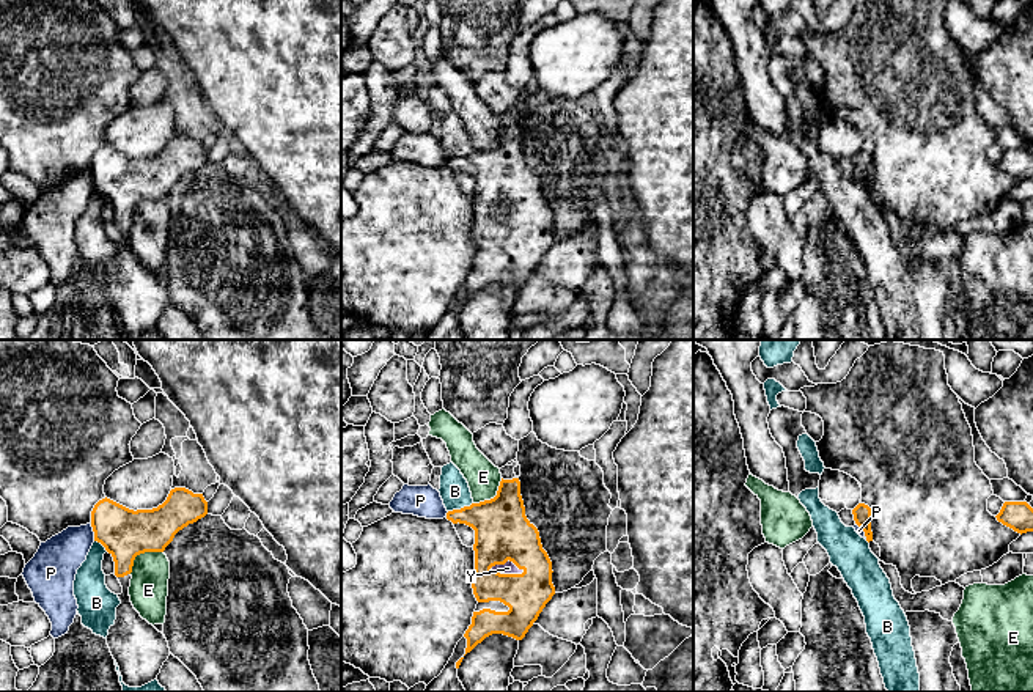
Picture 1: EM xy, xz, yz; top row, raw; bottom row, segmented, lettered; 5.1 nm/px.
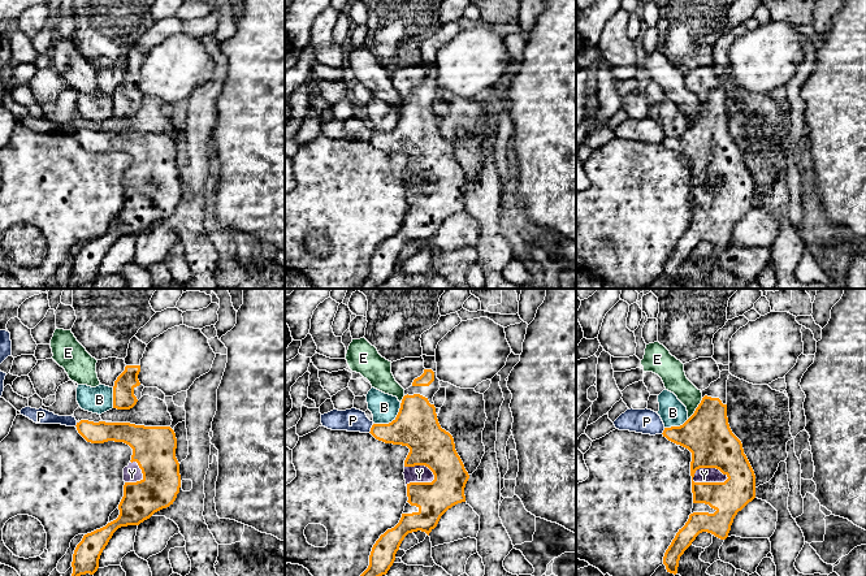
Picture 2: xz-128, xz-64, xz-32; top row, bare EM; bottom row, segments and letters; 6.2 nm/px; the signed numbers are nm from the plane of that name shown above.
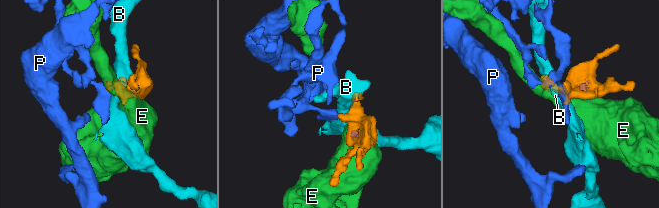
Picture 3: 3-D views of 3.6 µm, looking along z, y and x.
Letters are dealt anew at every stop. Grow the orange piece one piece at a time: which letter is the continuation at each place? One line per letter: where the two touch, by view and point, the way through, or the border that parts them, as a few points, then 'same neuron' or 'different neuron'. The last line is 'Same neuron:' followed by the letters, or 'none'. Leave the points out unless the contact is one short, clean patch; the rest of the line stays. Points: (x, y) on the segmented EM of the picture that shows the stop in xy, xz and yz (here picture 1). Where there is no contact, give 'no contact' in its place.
B: xz (461, 508) | different neuron
E: xy (140, 552) | different neuron
P: xy (93, 530) | along xy (90, 524), (95, 540) | different neuron
Y: xz (507, 574) | across xz (502, 532), (491, 568), (507, 574), (508, 568) | same neuron
Same neuron: Y

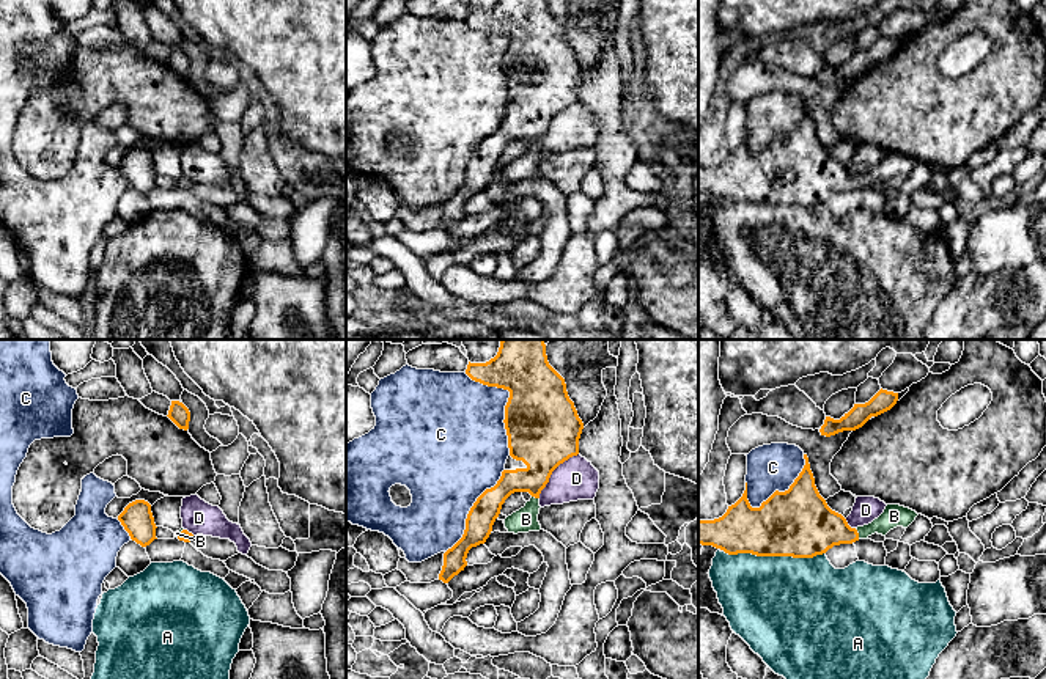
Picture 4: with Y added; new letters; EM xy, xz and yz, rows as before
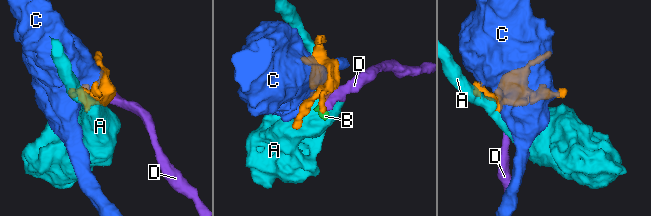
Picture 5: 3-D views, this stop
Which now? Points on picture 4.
A: yz (774, 555) | different neuron
B: yz (858, 533) | across yz (809, 528), (858, 533), (883, 525), (894, 516) | same neuron
C: xz (508, 401) | different neuron
D: xz (552, 470) | along xz (578, 453), (565, 459), (552, 472), (538, 497) | different neuron
Same neuron: B

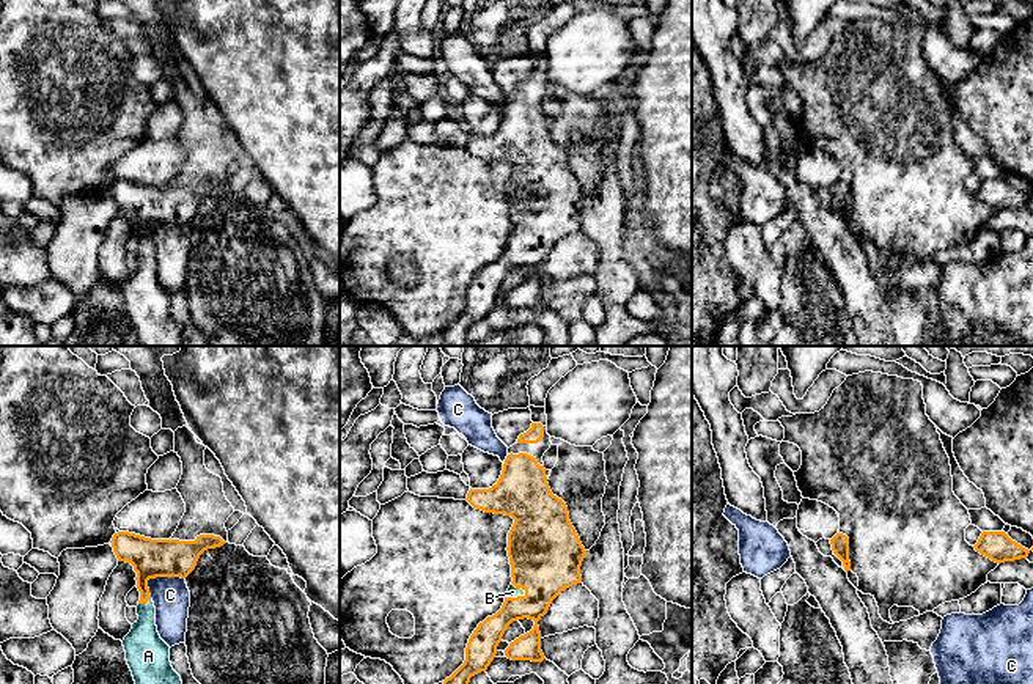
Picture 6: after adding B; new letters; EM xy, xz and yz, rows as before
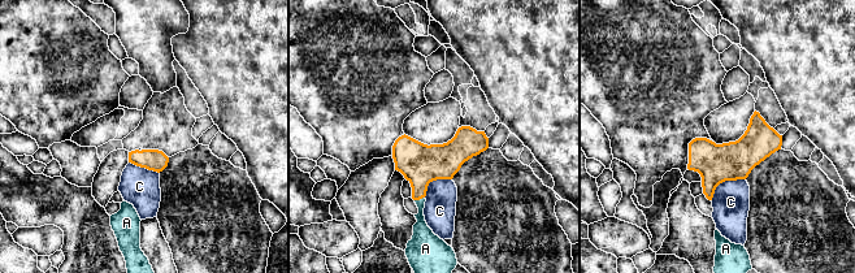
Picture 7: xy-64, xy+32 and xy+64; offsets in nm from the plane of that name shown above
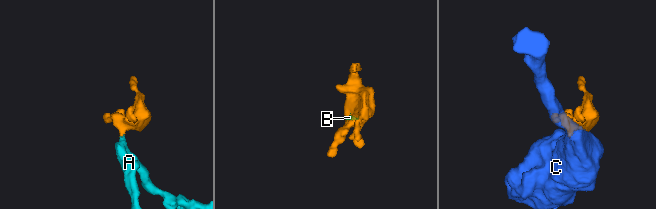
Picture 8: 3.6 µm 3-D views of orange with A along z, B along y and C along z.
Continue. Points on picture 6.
A: xy (143, 603) | across xy (151, 558), (143, 574), (143, 603), (145, 651) | same neuron
B: xz (518, 596) | across xz (544, 555), (538, 579), (518, 596), (513, 592) | same neuron
C: xy (158, 576) | different neuron
Same neuron: A, B

